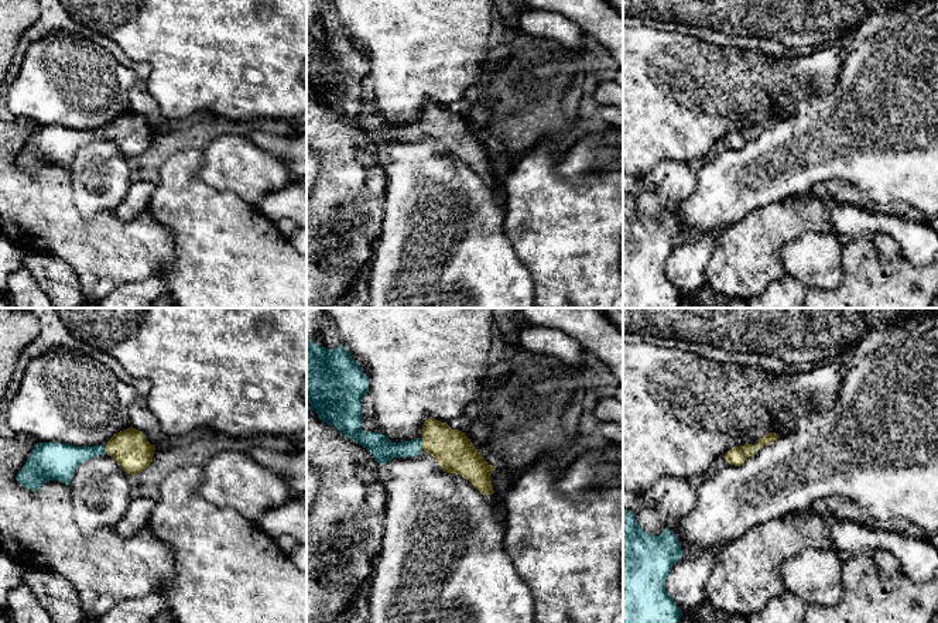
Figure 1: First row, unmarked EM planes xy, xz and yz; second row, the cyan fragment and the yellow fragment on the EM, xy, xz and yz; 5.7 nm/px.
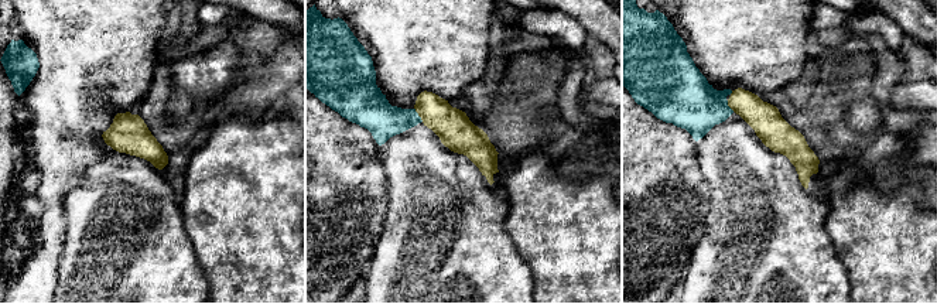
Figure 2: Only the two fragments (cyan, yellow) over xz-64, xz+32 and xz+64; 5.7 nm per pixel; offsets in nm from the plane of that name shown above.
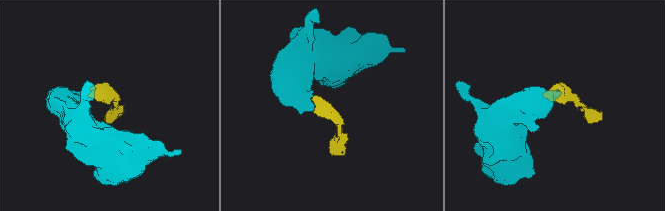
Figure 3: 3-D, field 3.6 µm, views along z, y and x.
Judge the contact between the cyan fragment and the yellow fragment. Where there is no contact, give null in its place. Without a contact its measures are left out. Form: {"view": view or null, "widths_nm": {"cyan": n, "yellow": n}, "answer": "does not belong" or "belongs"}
{"view": "xz", "widths_nm": {"cyan": 140, "yellow": 220}, "answer": "belongs"}

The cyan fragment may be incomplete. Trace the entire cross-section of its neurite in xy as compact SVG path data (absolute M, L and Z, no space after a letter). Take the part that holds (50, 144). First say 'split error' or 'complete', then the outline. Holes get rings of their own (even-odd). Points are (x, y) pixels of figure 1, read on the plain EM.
split error; M130 110L114 117L106 129L73 130L61 126L38 126L28 138L16 164L27 172L38 174L49 164L71 168L76 151L95 140L106 136L134 160L153 144L155 130L146 119Z

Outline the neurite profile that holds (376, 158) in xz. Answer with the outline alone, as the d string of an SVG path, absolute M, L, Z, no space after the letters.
M376 144L372 150L362 150L359 158L367 170L380 170L383 172L390 162L387 147L379 147Z

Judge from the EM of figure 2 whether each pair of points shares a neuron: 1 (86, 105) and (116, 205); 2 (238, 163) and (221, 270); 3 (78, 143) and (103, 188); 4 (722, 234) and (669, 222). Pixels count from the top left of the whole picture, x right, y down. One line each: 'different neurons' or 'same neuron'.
1: different neurons
2: same neuron
3: different neurons
4: different neurons

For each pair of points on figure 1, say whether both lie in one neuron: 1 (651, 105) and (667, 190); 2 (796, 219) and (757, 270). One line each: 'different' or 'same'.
1: different
2: same

